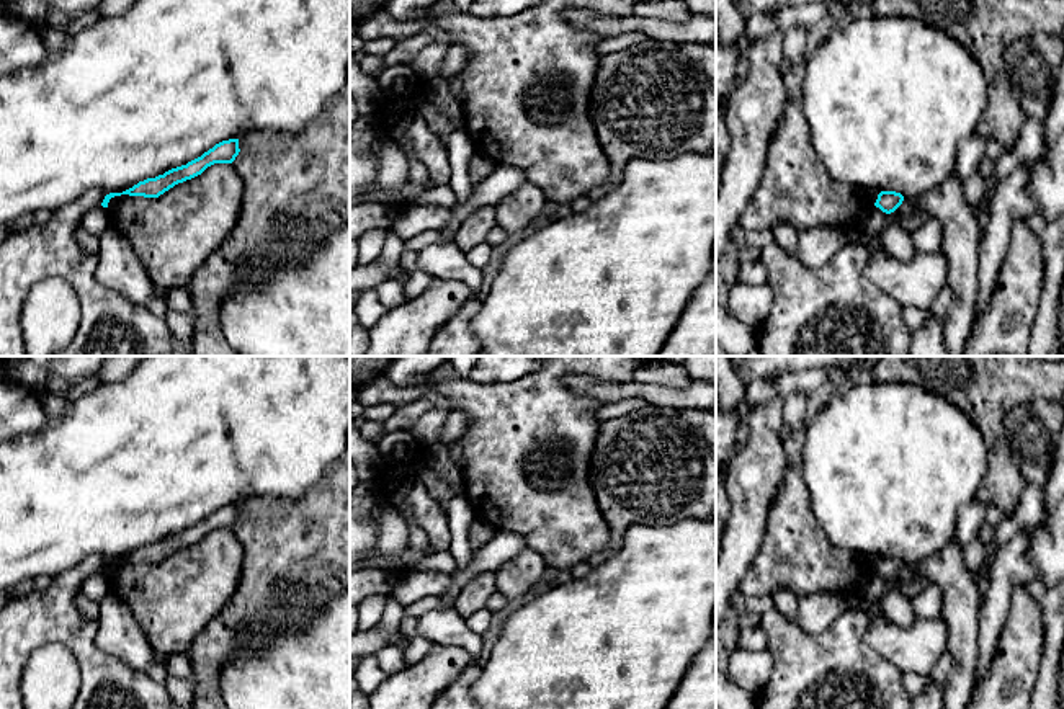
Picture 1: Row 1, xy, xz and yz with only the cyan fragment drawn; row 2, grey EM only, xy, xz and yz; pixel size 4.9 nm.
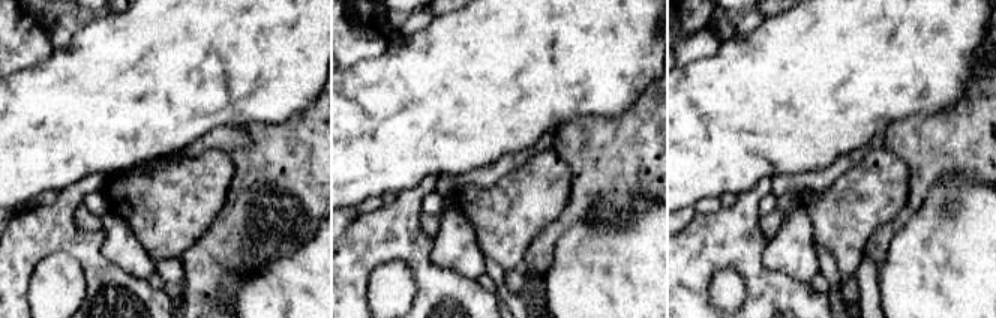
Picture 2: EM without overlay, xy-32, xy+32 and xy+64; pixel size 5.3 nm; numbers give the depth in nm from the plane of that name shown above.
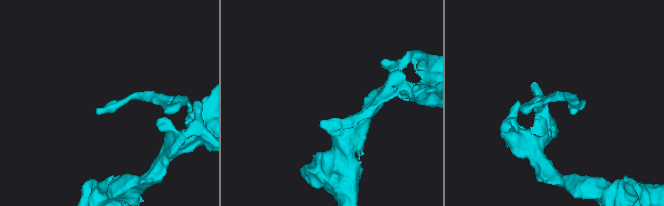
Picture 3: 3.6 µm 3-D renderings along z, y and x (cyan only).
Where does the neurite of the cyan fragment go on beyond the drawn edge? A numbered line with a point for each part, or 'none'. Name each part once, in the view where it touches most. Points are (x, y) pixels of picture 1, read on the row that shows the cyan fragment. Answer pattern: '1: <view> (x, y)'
none

